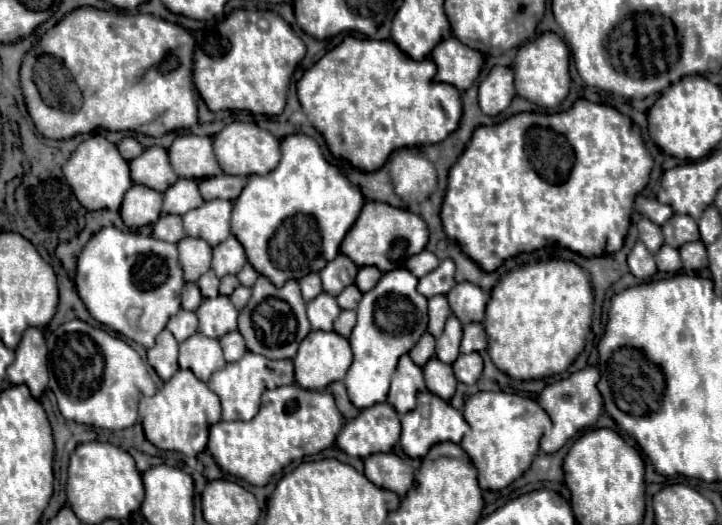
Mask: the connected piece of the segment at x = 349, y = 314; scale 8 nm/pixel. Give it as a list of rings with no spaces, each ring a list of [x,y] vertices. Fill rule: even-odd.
[[[341,310],[339,318],[335,320],[335,332],[347,338],[347,336],[351,334],[355,322],[357,322],[357,314],[355,314],[355,310]]]

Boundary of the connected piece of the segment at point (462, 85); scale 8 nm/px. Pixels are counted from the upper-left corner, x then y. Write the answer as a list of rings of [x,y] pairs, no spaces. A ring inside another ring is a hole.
[[[455,36],[439,42],[431,52],[433,62],[437,64],[439,82],[453,84],[457,90],[467,90],[481,72],[485,56],[469,46],[463,46]]]

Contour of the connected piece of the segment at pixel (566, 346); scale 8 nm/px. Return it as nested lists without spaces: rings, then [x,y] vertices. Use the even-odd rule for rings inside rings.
[[[541,260],[507,272],[491,290],[483,328],[487,332],[487,352],[495,366],[517,380],[535,380],[559,374],[581,354],[585,336],[591,330],[593,290],[589,274],[569,260]]]

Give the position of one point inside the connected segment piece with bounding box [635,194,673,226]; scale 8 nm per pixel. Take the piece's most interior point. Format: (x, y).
(651, 207)

